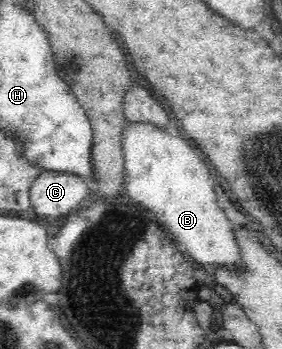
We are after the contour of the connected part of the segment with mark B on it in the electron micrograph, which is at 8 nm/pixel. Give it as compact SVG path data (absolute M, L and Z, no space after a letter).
M126 120L120 131L121 147L124 155L125 196L149 209L159 225L171 236L176 248L196 265L214 268L216 265L238 265L238 247L233 237L231 222L217 205L213 179L205 166L203 155L185 137L171 135L166 128L153 122Z

